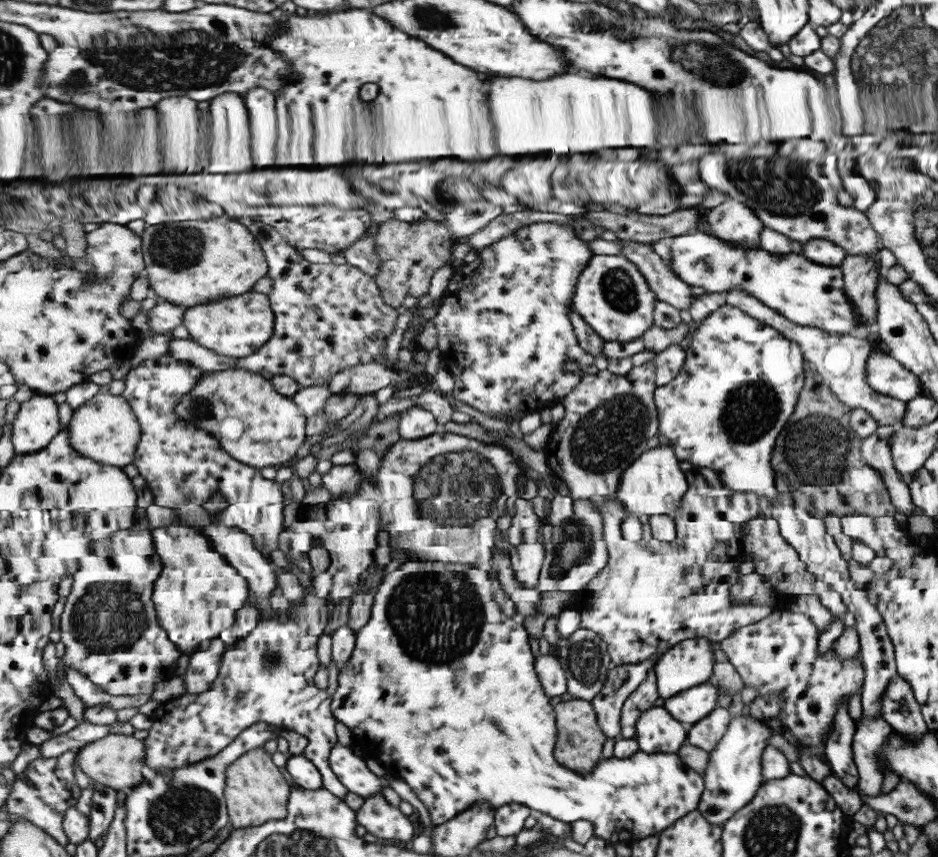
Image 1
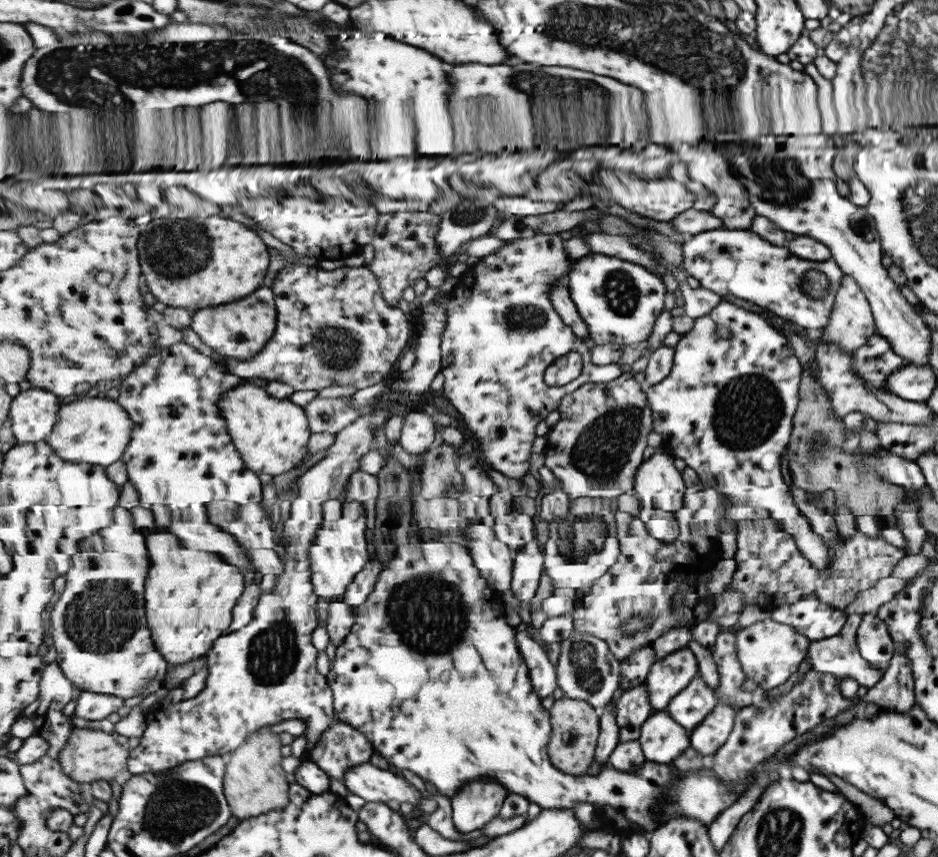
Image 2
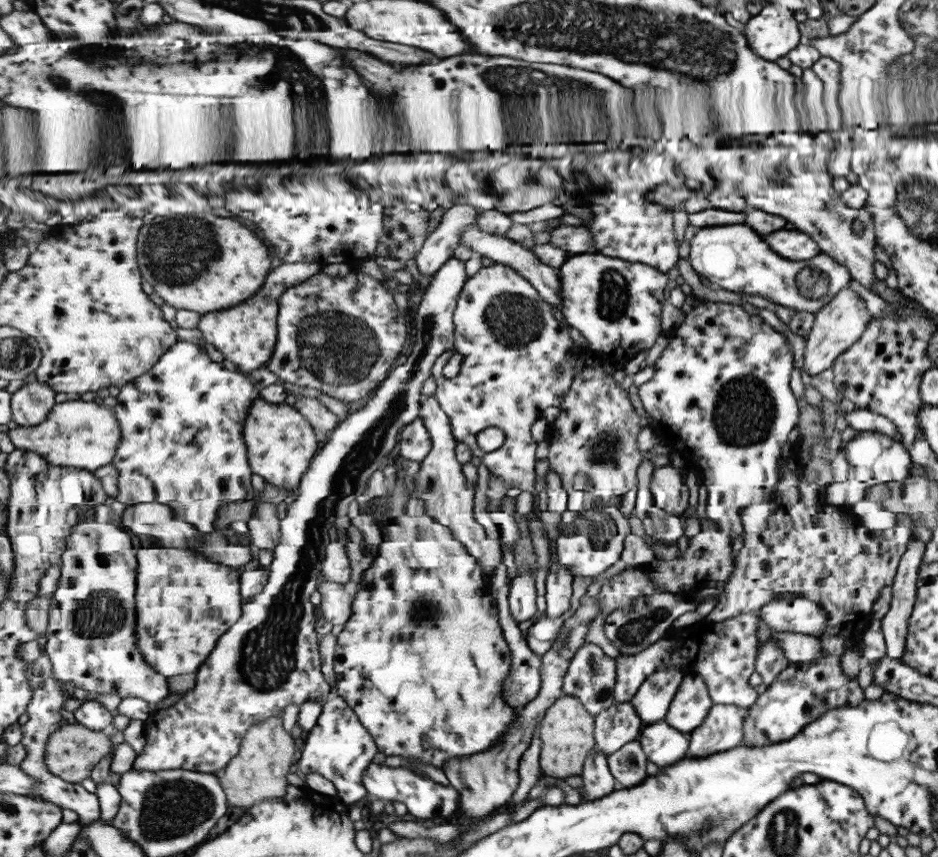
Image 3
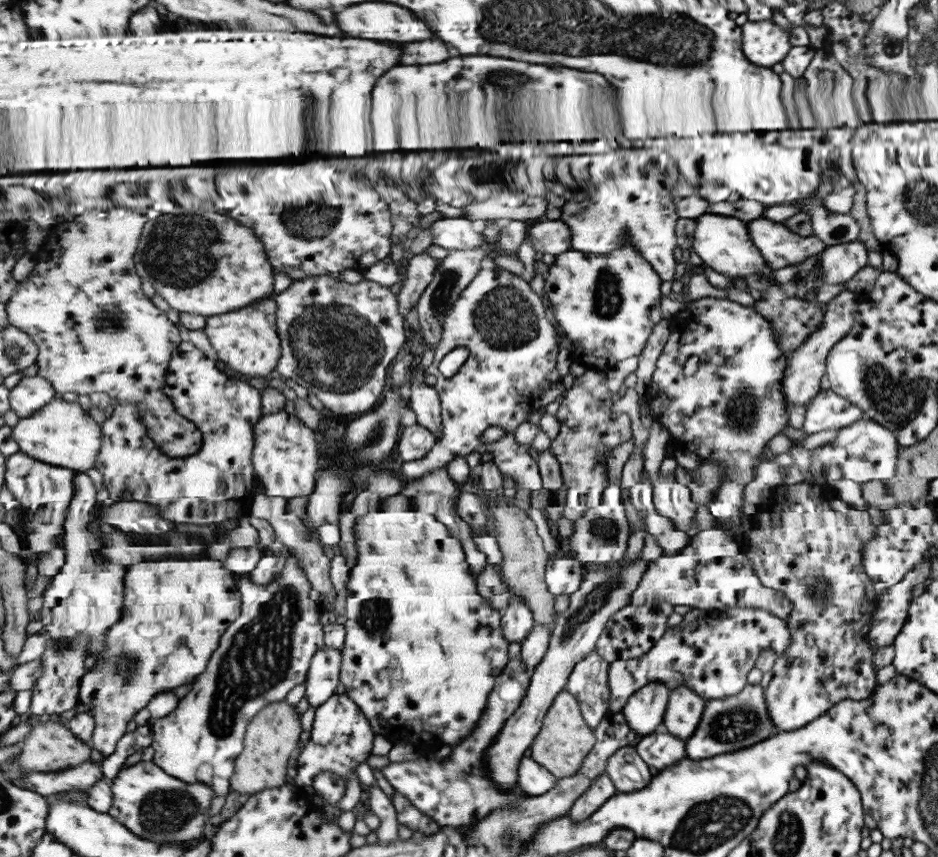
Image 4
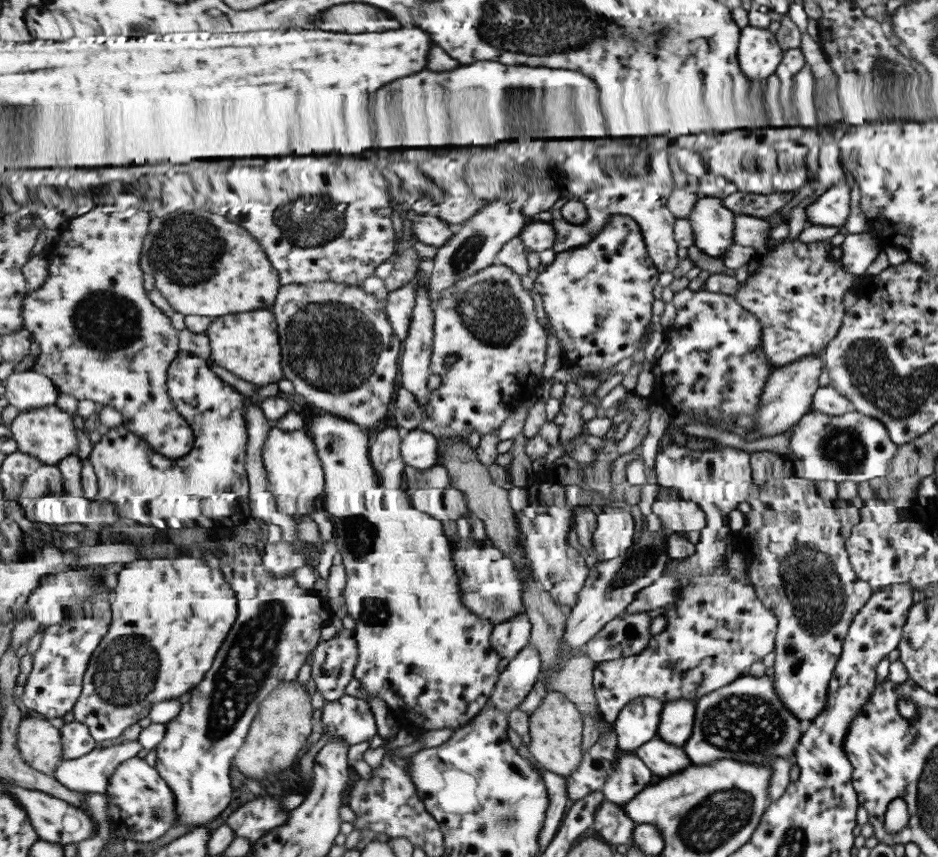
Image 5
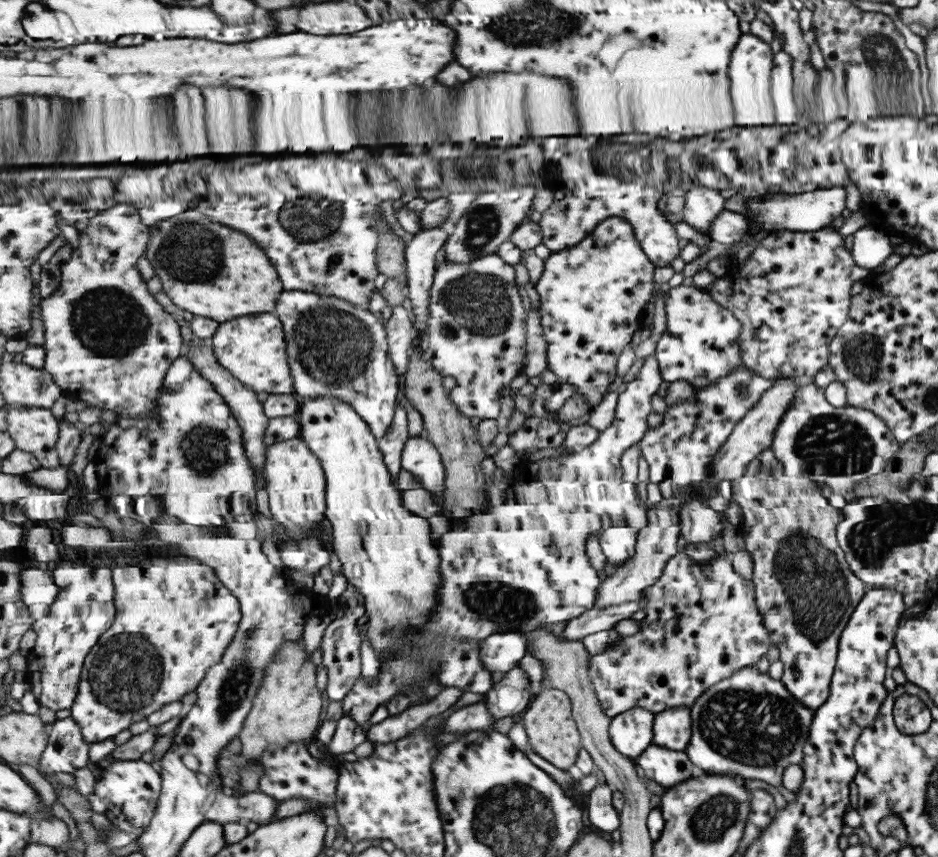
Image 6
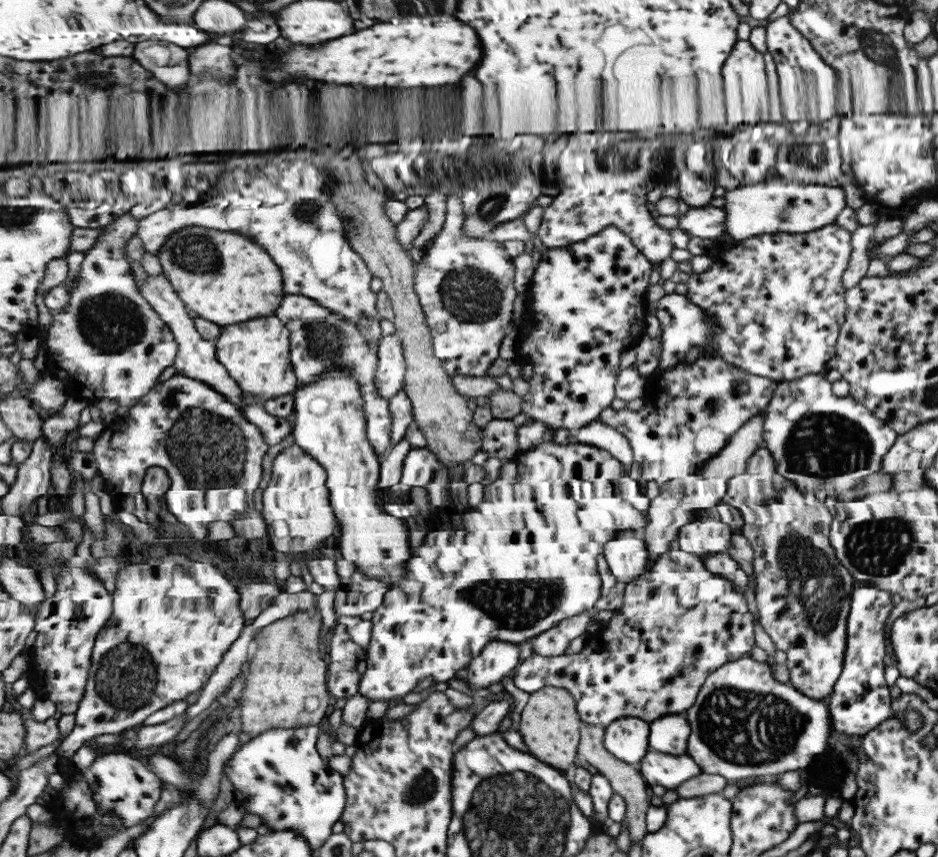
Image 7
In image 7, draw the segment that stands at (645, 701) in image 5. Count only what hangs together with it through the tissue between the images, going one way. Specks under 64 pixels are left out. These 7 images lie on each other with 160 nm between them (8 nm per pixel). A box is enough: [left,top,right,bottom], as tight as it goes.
[604,717,651,766]

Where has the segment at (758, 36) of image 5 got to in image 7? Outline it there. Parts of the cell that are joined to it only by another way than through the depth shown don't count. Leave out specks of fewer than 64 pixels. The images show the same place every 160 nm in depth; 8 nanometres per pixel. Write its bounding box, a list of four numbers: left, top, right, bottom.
[721,40,769,124]

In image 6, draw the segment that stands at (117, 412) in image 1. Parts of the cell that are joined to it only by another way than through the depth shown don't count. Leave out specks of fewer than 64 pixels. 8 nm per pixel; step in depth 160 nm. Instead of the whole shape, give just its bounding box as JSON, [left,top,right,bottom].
[6,403,62,470]

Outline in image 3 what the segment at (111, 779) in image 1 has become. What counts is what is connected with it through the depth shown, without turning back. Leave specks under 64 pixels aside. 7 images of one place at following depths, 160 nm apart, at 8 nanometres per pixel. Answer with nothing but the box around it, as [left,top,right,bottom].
[45,719,115,784]

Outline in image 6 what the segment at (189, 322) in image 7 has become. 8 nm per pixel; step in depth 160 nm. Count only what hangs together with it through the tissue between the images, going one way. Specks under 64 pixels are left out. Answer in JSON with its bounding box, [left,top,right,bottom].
[183,342,270,489]

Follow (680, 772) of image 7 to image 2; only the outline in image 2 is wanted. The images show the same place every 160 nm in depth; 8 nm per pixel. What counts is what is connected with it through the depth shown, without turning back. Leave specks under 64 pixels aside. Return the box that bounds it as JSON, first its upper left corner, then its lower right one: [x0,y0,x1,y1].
[638,712,690,764]

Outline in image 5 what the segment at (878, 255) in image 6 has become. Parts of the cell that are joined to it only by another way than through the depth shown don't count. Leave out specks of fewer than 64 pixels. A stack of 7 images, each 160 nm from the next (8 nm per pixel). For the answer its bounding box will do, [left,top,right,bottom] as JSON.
[838,231,882,275]

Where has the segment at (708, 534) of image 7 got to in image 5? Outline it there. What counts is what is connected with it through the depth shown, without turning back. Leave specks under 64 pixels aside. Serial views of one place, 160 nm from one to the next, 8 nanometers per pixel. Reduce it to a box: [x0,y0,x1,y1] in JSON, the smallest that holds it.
[651,486,706,532]

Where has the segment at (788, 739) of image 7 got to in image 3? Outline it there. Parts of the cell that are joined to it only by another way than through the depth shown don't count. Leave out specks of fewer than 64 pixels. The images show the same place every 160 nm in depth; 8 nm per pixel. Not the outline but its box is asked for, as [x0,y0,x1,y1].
[685,704,747,758]

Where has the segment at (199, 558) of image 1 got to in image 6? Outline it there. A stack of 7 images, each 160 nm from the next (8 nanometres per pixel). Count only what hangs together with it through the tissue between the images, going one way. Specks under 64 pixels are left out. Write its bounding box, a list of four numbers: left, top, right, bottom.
[71,557,242,744]

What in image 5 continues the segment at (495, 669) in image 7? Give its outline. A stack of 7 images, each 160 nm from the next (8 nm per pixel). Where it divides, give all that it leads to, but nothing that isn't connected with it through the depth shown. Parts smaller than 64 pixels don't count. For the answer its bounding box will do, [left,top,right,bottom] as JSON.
[492,613,532,662]

